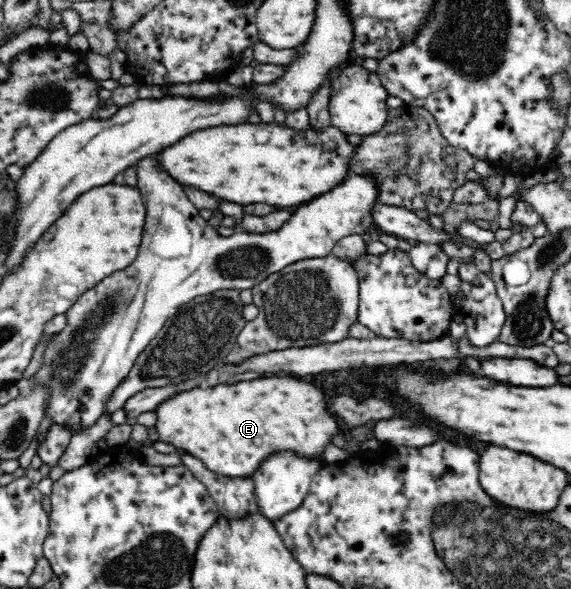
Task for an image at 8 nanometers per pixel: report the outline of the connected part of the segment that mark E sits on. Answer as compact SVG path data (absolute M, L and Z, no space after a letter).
M290 376L178 391L154 410L158 441L187 450L216 474L252 478L259 464L272 452L294 450L296 455L308 459L323 456L324 447L340 430L340 422L322 396L310 382Z

